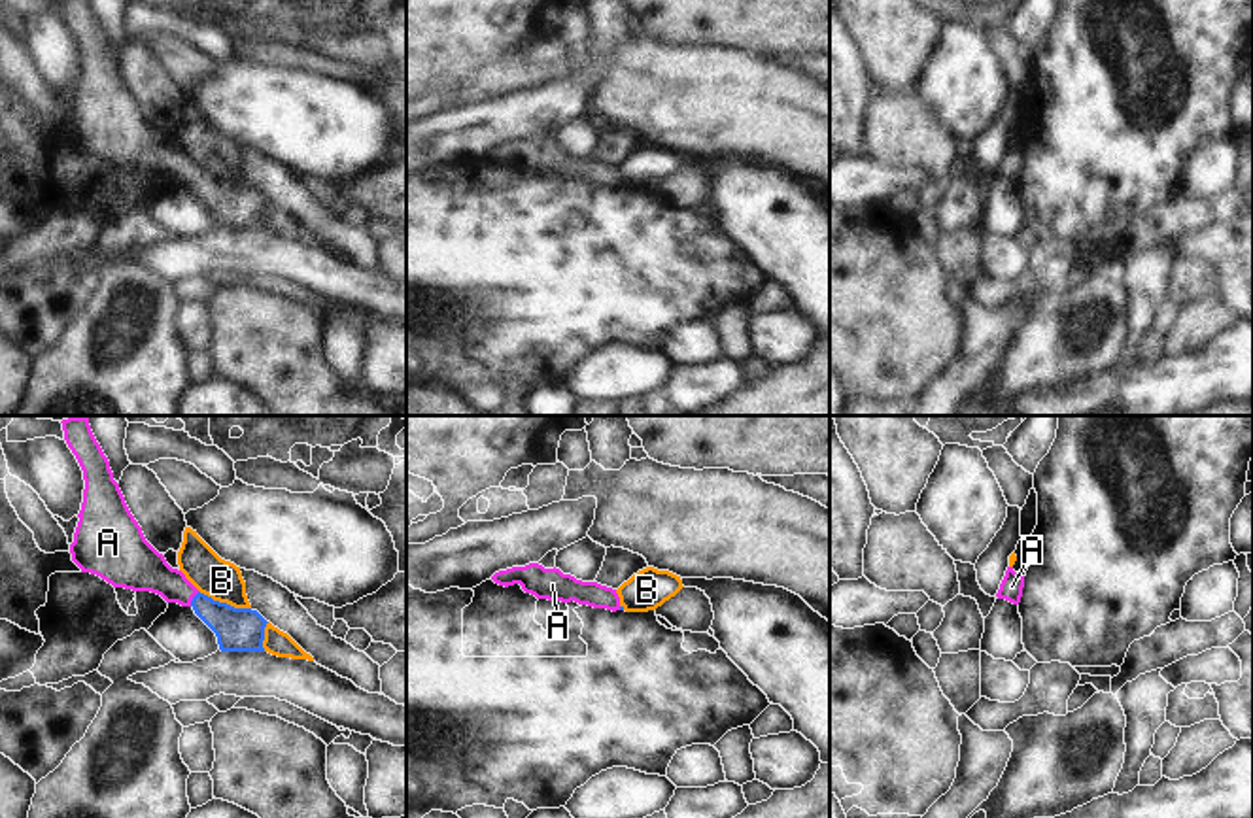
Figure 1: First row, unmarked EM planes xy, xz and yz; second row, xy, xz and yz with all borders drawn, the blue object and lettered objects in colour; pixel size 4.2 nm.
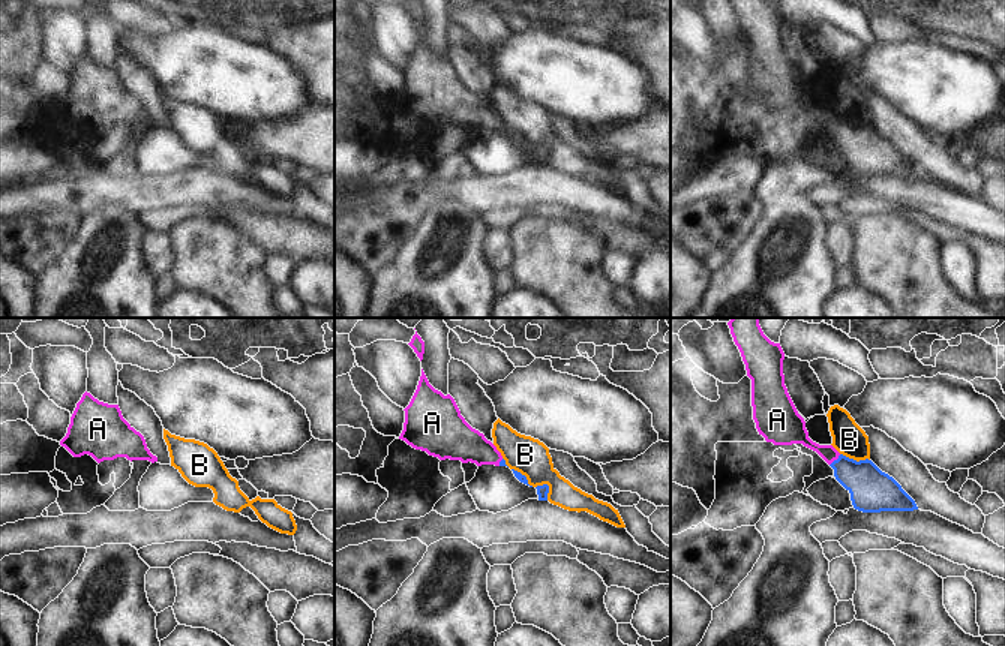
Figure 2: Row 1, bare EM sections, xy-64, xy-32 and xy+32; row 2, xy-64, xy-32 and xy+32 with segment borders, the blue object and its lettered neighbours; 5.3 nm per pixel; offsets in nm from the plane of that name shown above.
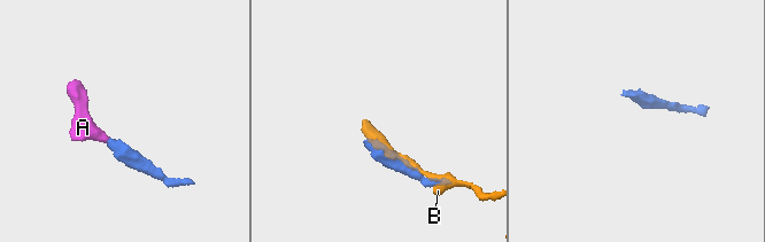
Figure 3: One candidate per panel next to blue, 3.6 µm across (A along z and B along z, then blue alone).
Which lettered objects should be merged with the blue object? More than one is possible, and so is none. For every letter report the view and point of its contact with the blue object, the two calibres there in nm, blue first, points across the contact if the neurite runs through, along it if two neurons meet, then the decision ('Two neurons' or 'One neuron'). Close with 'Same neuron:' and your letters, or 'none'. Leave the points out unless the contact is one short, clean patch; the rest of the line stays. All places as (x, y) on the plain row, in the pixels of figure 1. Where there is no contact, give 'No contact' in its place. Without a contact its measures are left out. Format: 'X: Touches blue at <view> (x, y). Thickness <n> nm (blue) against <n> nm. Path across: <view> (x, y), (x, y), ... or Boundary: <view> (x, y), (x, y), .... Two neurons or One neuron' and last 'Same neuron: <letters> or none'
A: Touches blue at xy (193, 176). Thickness 190 nm (blue) against 190 nm. Path across: xy (239, 206), (193, 176), (144, 146). One neuron
B: Touches blue at xy (225, 180). Thickness 190 nm (blue) against 170 nm. Boundary: xy (199, 167), (214, 176), (250, 186). Two neurons
Same neuron: A.

